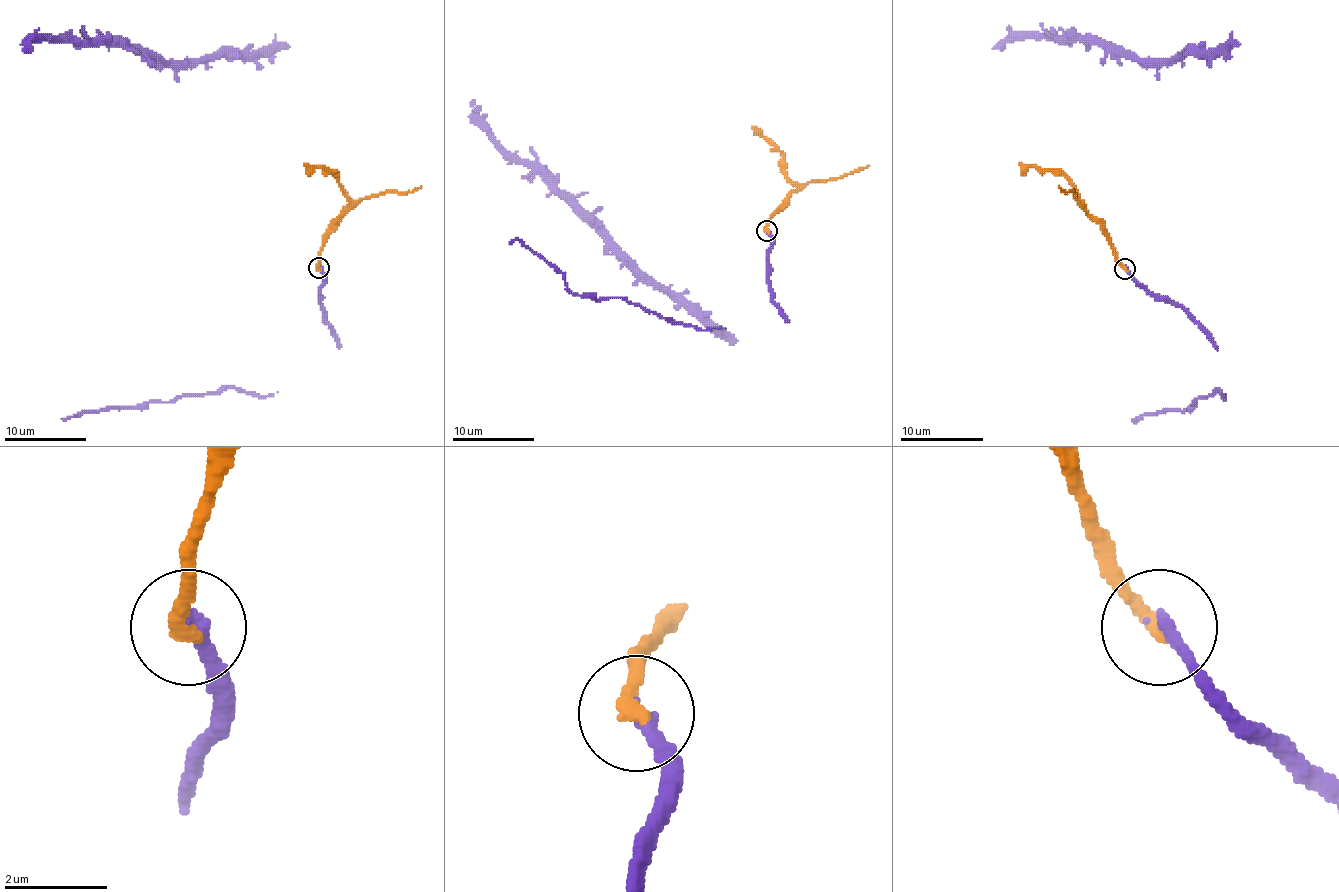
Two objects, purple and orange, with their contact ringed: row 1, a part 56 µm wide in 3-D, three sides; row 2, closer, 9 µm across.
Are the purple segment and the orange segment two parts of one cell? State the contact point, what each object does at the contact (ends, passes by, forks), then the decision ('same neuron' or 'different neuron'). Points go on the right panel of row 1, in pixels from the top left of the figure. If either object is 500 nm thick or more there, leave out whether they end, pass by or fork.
at (1125, 268); purple ends there; orange ends there; same neuron

